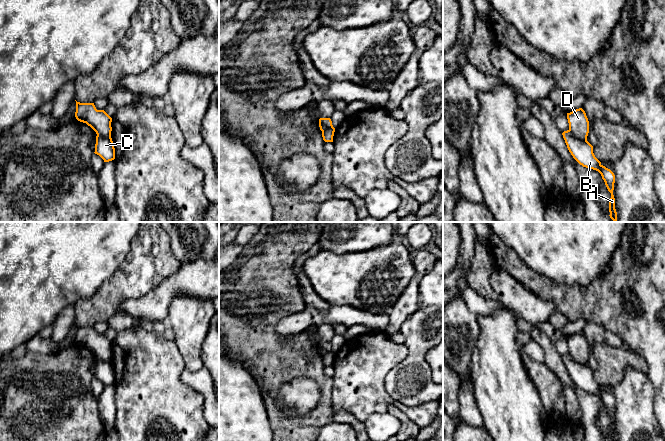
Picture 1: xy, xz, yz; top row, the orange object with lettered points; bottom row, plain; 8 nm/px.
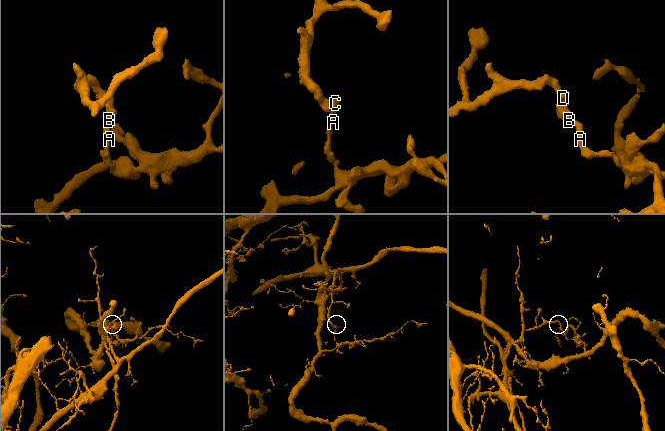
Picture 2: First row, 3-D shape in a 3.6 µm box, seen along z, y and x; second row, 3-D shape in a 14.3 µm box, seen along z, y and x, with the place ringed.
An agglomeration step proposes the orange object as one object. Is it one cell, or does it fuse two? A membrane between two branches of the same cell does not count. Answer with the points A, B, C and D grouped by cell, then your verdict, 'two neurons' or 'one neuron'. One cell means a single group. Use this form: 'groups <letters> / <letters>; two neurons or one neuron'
groups A B C / D; two neurons

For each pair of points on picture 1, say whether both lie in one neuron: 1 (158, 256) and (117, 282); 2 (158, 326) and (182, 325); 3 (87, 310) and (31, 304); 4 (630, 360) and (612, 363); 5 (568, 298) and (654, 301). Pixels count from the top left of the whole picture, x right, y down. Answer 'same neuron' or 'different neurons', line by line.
1: same neuron
2: different neurons
3: different neurons
4: same neuron
5: same neuron

